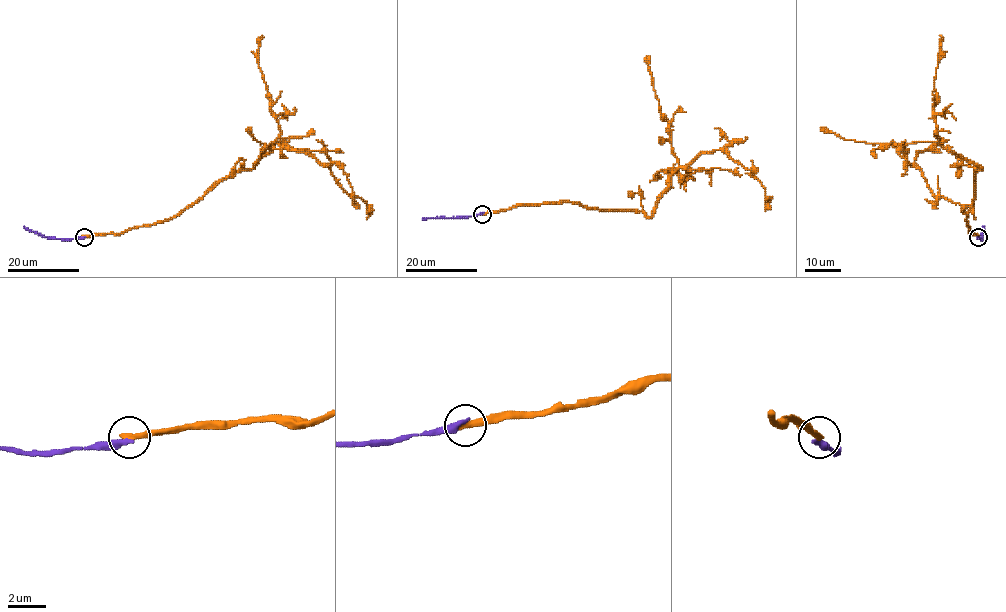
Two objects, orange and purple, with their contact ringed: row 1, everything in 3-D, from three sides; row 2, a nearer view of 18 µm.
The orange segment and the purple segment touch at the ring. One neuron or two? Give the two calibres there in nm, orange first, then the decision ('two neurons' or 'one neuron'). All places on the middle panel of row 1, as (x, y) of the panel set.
calibres 360 and 360 nm; two neurons

